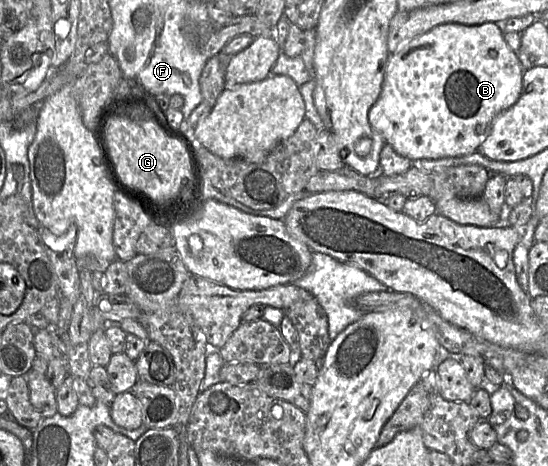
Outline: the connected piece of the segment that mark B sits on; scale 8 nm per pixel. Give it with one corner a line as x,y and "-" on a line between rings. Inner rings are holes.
493,22
480,25
441,24
407,41
396,53
390,55
382,90
378,100
369,110
368,121
372,129
382,136
387,145
390,145
397,154
410,159
413,163
422,159
434,160
466,156
478,151
481,144
491,133
498,116
518,101
523,88
524,71
525,69
522,67
516,52
507,45
500,25

